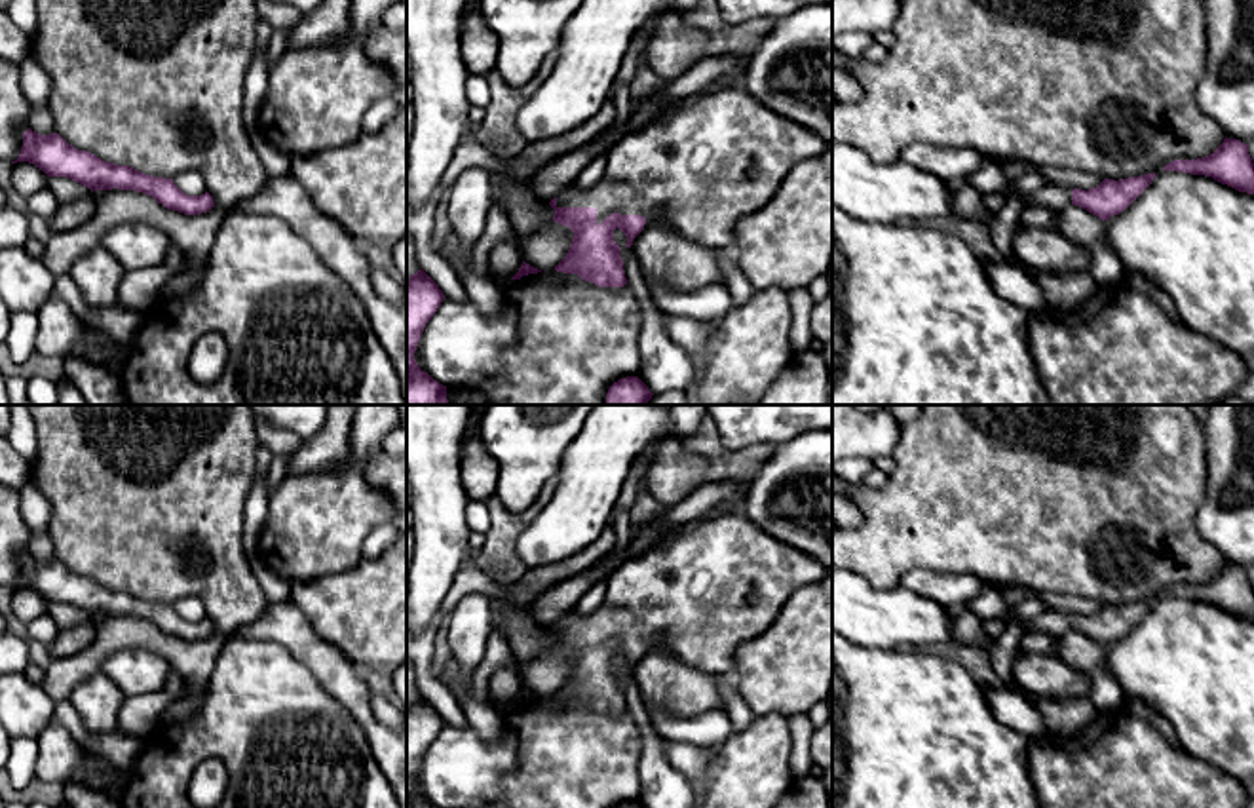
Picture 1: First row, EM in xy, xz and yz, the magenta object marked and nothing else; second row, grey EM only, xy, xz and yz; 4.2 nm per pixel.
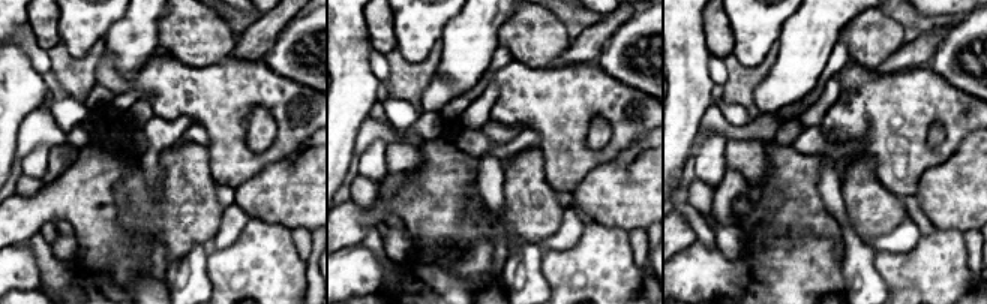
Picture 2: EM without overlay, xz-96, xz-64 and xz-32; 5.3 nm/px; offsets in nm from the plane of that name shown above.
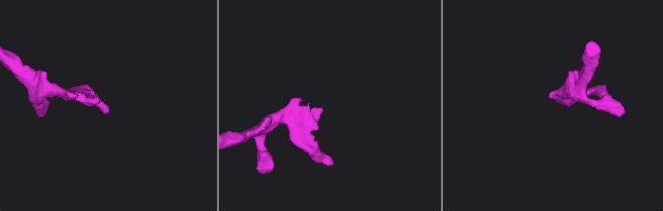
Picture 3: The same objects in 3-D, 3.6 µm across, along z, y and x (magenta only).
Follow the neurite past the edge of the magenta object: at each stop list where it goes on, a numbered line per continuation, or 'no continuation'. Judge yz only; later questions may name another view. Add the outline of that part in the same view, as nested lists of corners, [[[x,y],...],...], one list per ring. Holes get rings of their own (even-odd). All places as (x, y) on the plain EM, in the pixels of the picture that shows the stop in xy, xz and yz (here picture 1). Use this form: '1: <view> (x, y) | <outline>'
1: yz (1051, 622) | [[[1047,608],[1041,616],[1030,620],[1026,627],[1058,639],[1072,631],[1072,614]]]

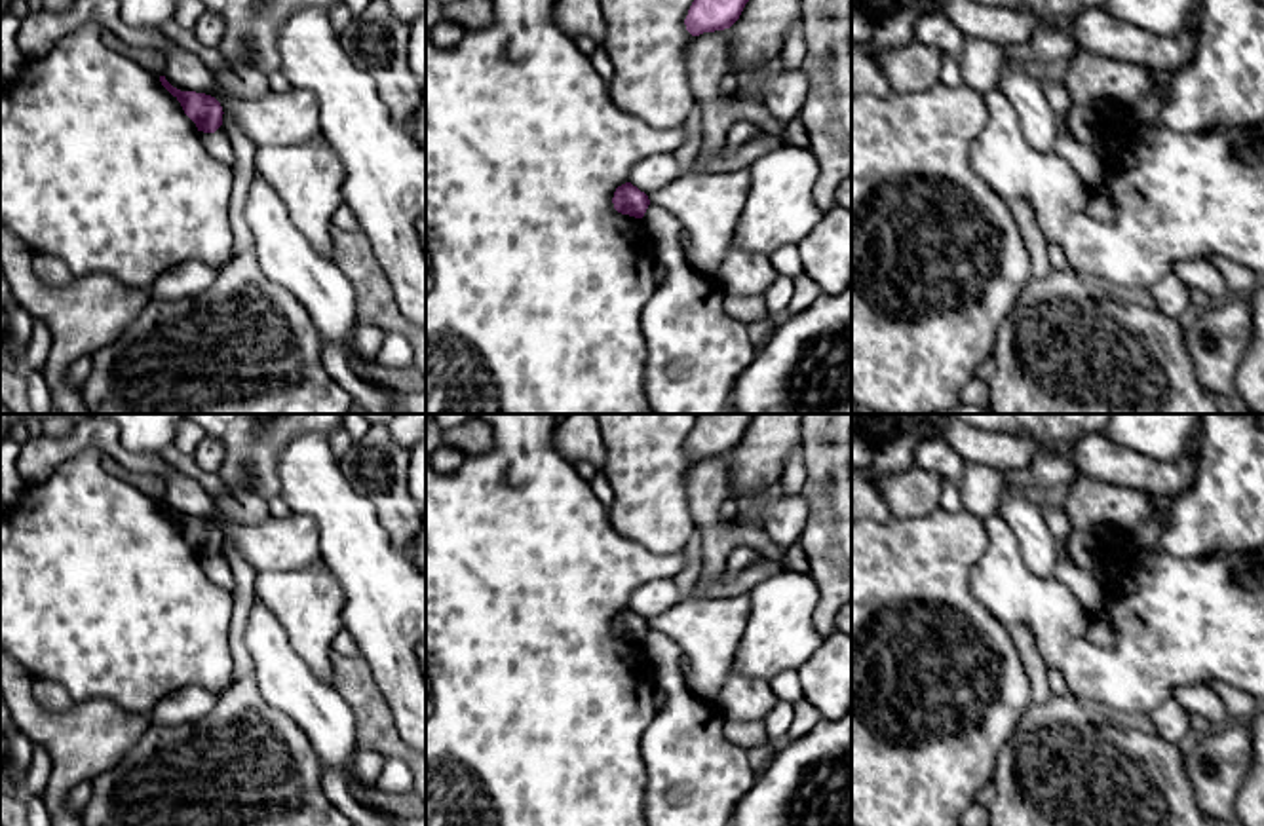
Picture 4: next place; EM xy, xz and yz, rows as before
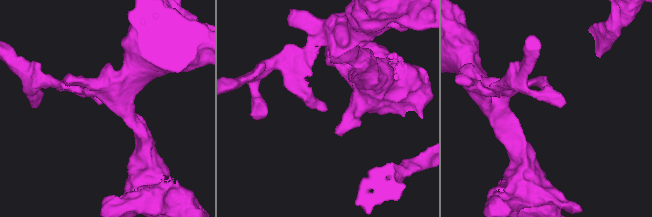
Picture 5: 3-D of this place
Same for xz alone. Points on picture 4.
no continuation

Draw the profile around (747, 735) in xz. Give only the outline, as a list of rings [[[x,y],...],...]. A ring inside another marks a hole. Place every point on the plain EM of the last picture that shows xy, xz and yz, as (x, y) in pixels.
[[[724,720],[724,737],[745,750],[762,746],[770,741],[770,735],[762,720]]]

